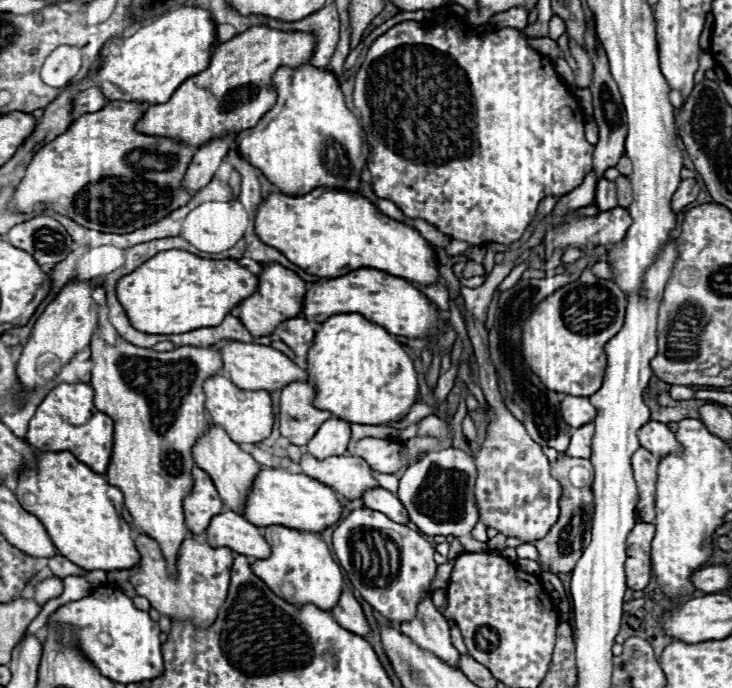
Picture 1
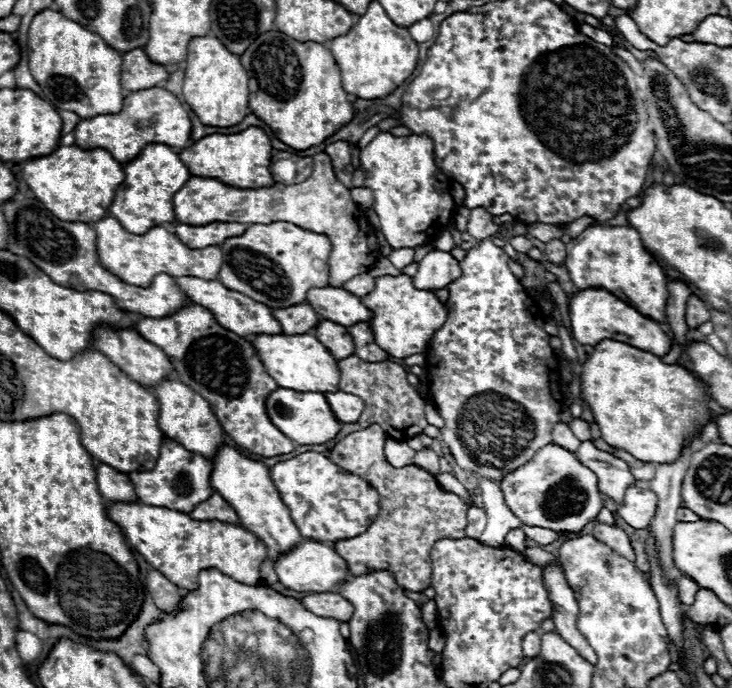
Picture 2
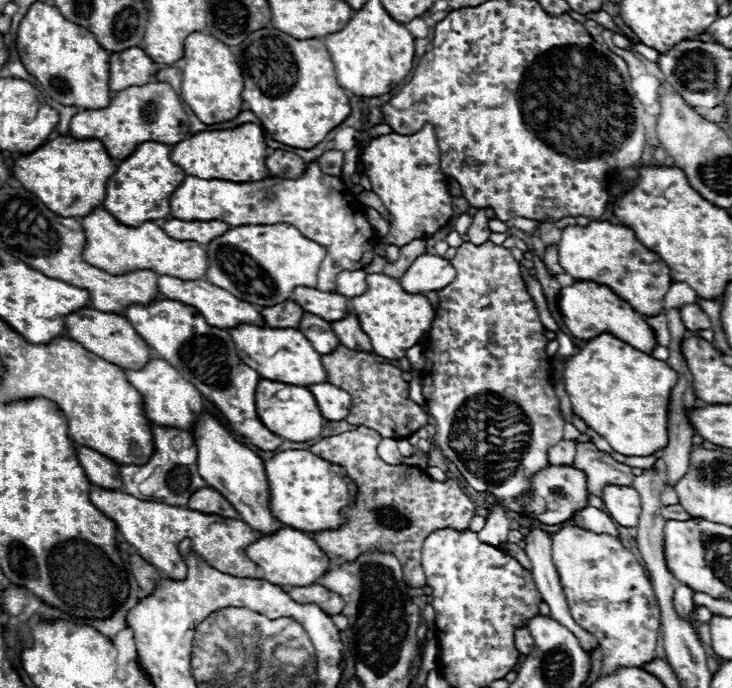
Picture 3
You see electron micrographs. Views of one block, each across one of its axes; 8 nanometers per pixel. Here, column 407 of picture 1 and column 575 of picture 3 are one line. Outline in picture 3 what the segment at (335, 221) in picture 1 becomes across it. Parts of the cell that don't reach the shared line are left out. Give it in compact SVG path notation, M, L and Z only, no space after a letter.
M590 222L588 226L566 226L558 242L558 262L576 280L592 280L608 286L624 298L636 312L654 316L662 310L662 296L670 288L670 270L664 260L648 250L632 228L610 222Z

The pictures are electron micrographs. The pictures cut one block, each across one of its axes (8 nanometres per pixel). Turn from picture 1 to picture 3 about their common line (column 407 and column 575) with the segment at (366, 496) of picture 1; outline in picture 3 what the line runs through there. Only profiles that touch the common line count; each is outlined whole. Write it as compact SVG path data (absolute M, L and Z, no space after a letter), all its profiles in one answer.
M586 506L578 512L574 512L574 518L572 522L580 528L586 528L586 530L596 530L596 534L612 534L618 538L618 530L616 530L616 522L610 520L610 516L598 508L592 508L592 506Z

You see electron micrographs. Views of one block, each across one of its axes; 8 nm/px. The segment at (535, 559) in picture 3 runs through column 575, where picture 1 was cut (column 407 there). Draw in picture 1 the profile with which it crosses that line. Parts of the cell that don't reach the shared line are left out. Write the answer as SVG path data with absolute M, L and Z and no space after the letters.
M424 596L418 602L416 616L410 622L402 622L400 630L408 634L418 646L432 650L438 658L444 658L450 666L458 668L458 650L450 642L448 620L436 610L430 596Z

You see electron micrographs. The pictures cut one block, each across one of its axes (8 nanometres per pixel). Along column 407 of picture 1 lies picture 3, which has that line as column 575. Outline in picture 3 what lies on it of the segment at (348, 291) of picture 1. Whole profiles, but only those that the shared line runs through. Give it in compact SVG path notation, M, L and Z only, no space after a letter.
M574 282L572 286L564 286L558 292L558 308L564 316L564 326L570 330L574 338L590 340L602 332L610 332L616 338L628 342L630 346L636 346L642 352L652 352L656 346L656 338L652 328L644 322L644 318L620 296L616 296L608 286L596 284L596 282Z

